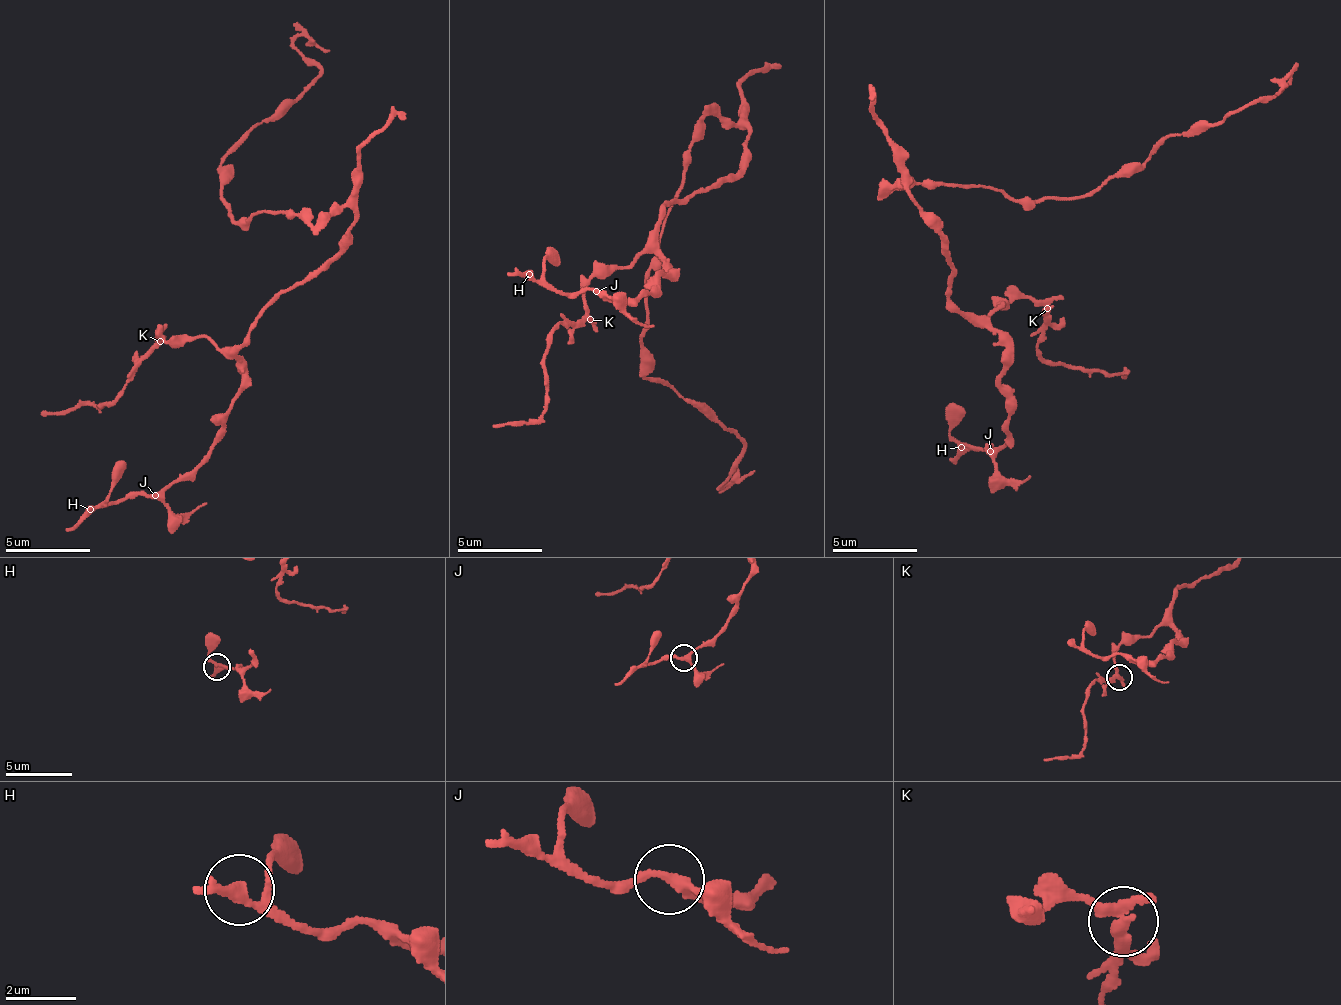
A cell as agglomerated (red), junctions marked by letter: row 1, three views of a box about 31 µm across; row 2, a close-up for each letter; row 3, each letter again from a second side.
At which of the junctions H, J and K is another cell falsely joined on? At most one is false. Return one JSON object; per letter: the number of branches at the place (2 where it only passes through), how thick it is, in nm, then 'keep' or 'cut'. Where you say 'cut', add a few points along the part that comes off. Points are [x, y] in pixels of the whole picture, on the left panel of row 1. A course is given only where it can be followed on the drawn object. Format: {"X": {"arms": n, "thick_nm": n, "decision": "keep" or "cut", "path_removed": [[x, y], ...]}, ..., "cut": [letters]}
{"H": {"arms": 3, "thick_nm": 240, "decision": "keep"}, "J": {"arms": 3, "thick_nm": 240, "decision": "keep"}, "K": {"arms": 3, "thick_nm": 280, "decision": "cut", "path_removed": [[161, 342], [123, 394], [109, 404], [87, 403], [40, 416]]}, "cut": ["K"]}

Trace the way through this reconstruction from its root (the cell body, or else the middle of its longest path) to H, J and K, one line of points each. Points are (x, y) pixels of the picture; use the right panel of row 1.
H: (901, 180), (943, 237), (950, 301), (1001, 338), (1007, 437), (990, 451), (961, 447)
J: (901, 180), (943, 237), (950, 301), (1001, 338), (999, 386), (1010, 416), (1005, 442), (990, 451)
K: (901, 180), (919, 215), (943, 237), (954, 305), (989, 316), (997, 301), (1033, 297), (1047, 310)

